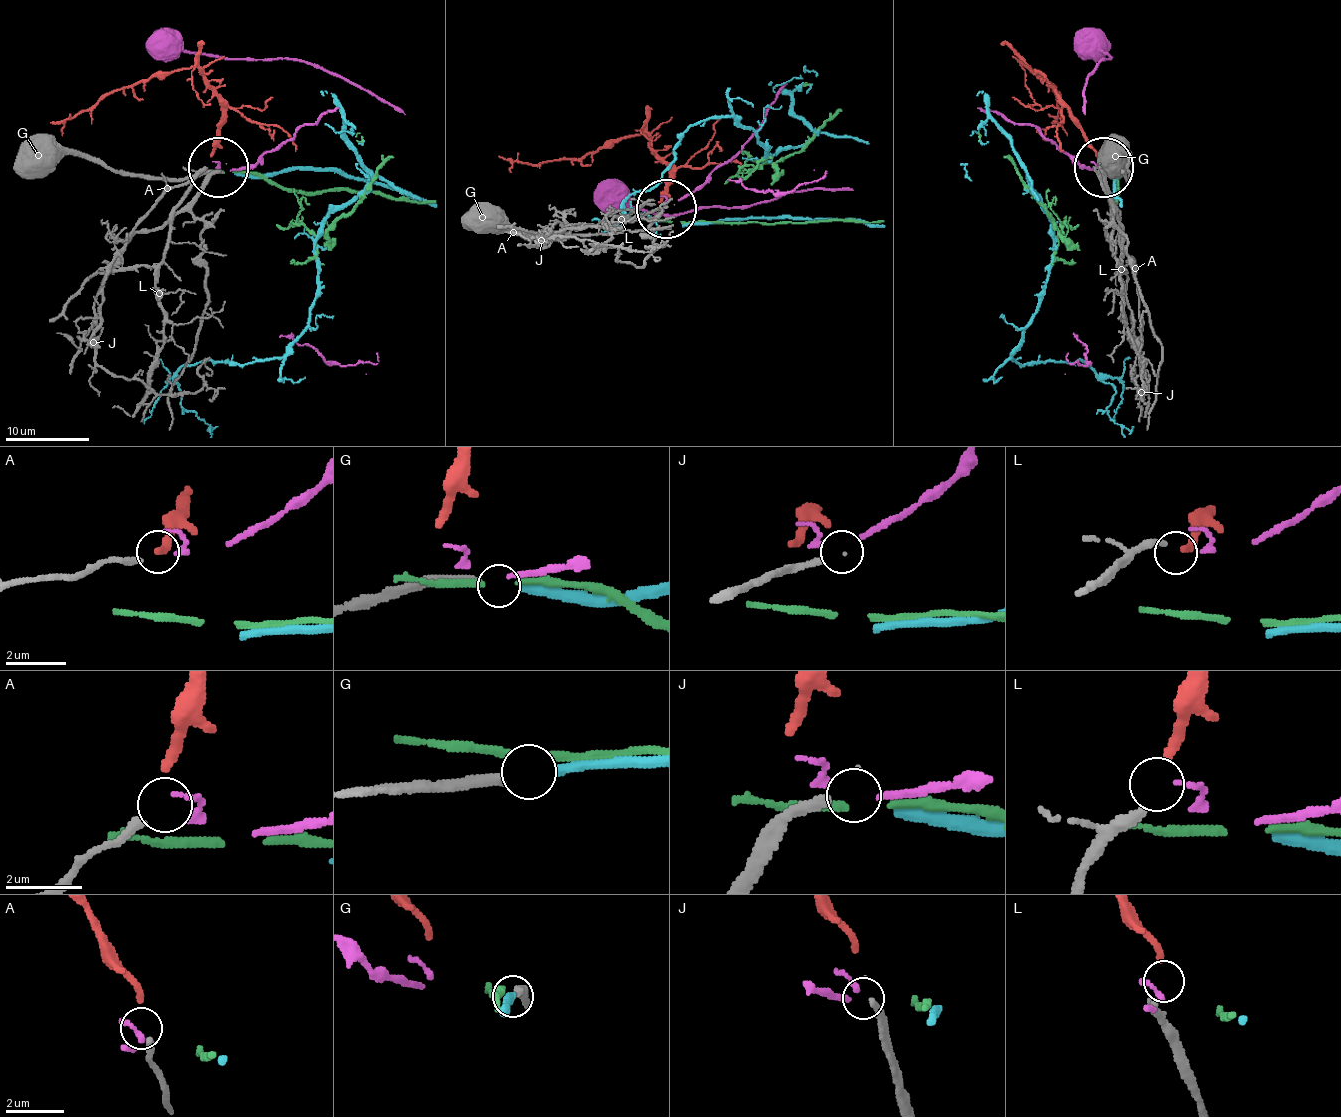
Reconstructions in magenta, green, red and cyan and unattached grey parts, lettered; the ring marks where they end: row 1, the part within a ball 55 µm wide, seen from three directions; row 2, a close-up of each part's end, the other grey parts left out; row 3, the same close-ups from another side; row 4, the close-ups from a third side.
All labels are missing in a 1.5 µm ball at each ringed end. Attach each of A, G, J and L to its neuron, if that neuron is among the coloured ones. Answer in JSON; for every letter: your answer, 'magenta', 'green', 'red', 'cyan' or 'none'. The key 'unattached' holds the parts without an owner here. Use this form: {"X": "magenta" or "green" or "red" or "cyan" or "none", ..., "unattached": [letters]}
{"A": "magenta", "G": "cyan", "J": "none", "L": "red", "unattached": ["J"]}

